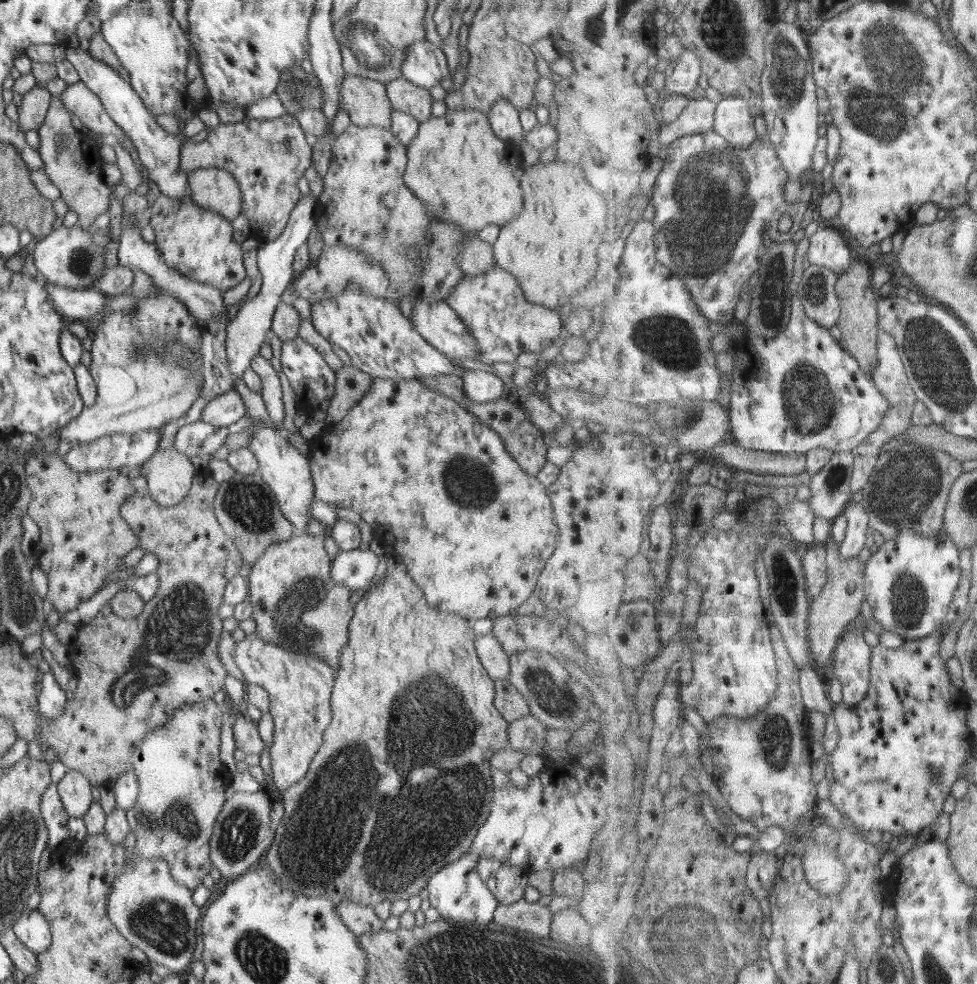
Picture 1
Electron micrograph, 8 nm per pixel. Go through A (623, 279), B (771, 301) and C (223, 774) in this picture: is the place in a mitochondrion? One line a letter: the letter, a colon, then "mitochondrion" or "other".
A: other
B: mitochondrion
C: other

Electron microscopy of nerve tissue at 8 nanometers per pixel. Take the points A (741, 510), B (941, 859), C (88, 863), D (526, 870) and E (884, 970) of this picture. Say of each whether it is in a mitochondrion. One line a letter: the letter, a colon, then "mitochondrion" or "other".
A: other
B: other
C: other
D: other
E: mitochondrion

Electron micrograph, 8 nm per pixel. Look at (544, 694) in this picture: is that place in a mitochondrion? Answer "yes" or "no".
yes

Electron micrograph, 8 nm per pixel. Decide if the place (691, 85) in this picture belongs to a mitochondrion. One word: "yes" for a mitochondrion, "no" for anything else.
no

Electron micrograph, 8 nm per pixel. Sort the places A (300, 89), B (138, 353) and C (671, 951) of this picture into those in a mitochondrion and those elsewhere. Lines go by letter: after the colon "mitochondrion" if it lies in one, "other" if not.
A: mitochondrion
B: mitochondrion
C: mitochondrion

